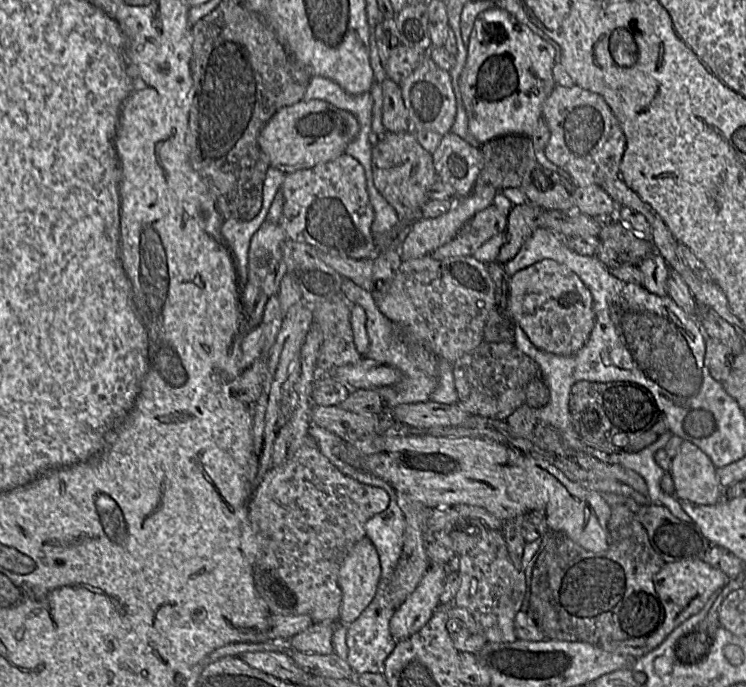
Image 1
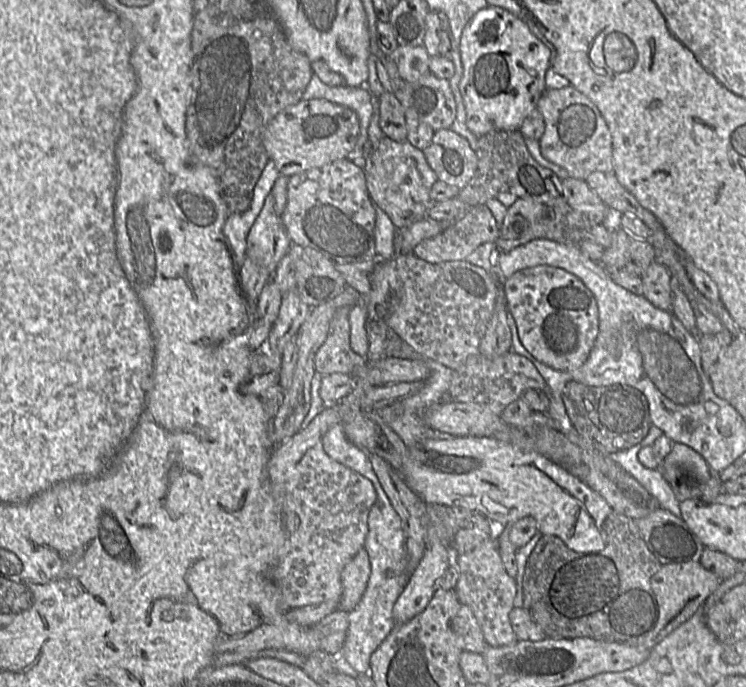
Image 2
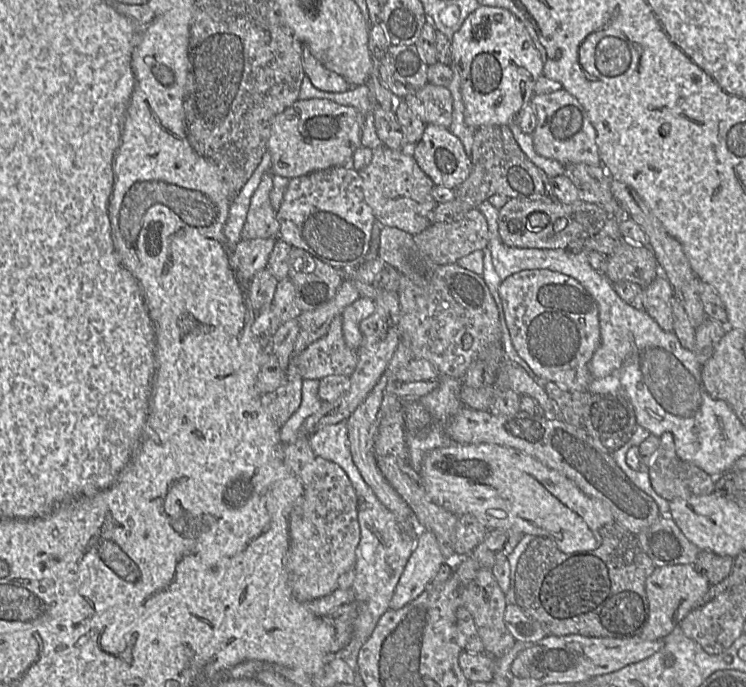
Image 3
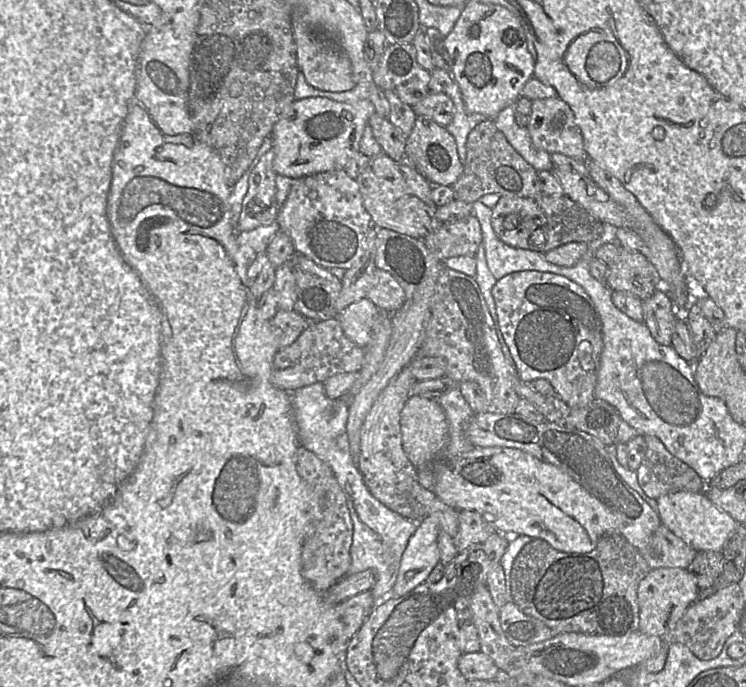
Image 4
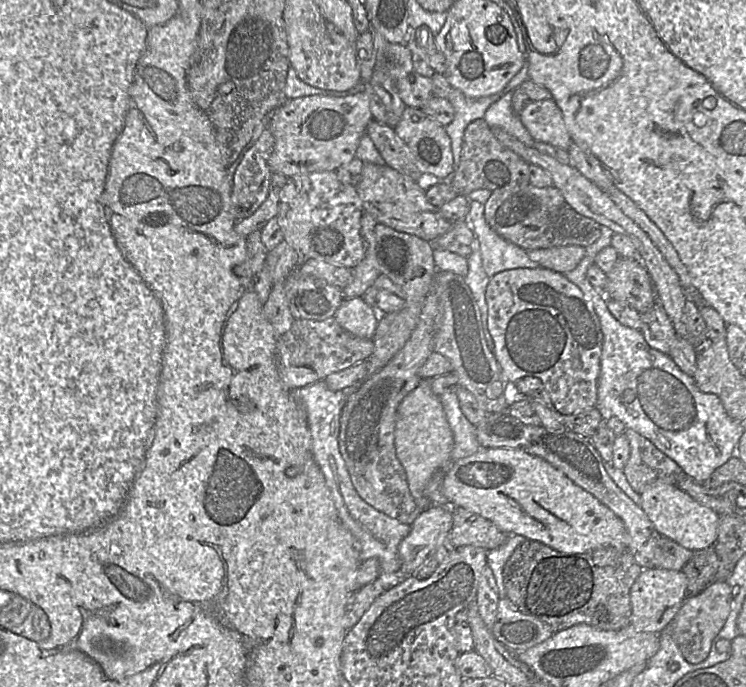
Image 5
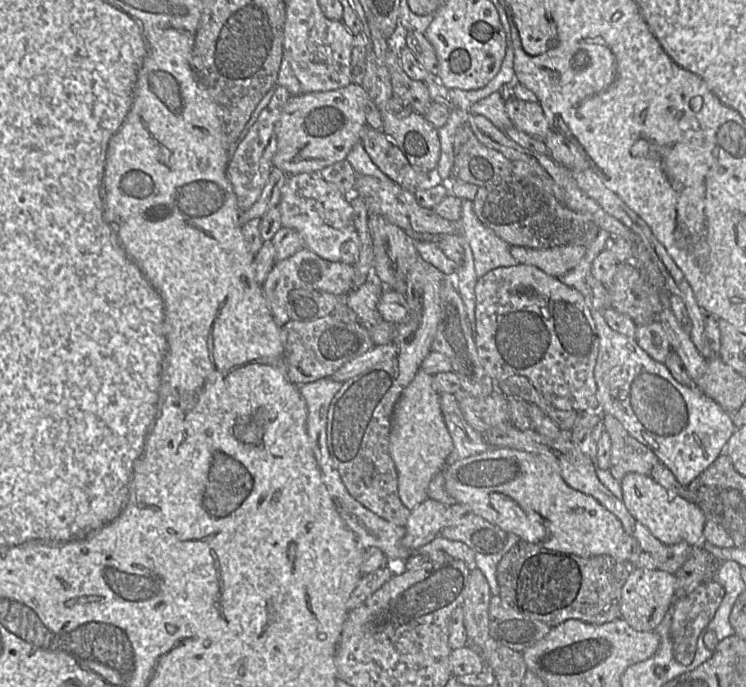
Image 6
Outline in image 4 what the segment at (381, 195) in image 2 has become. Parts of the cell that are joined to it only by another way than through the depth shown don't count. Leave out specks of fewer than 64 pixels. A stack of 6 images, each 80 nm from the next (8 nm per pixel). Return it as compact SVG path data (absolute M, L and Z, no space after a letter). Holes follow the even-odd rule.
M381 152L371 158L357 182L363 205L376 227L424 239L443 224L436 217L438 207L431 198L433 185L408 160L395 161Z

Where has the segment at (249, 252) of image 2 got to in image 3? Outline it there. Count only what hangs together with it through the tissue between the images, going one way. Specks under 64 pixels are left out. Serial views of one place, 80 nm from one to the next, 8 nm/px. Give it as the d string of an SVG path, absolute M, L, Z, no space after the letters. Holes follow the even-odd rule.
M271 170L265 172L253 193L241 239L279 238L280 223L271 203L273 176Z

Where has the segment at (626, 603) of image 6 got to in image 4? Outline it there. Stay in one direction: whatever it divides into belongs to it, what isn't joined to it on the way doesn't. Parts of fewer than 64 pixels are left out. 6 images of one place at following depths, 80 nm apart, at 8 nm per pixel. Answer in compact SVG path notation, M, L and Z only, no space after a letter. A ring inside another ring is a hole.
M687 568L651 569L640 581L637 589L640 610L639 630L644 634L660 634L667 637L687 608L698 601L699 591L696 578Z

